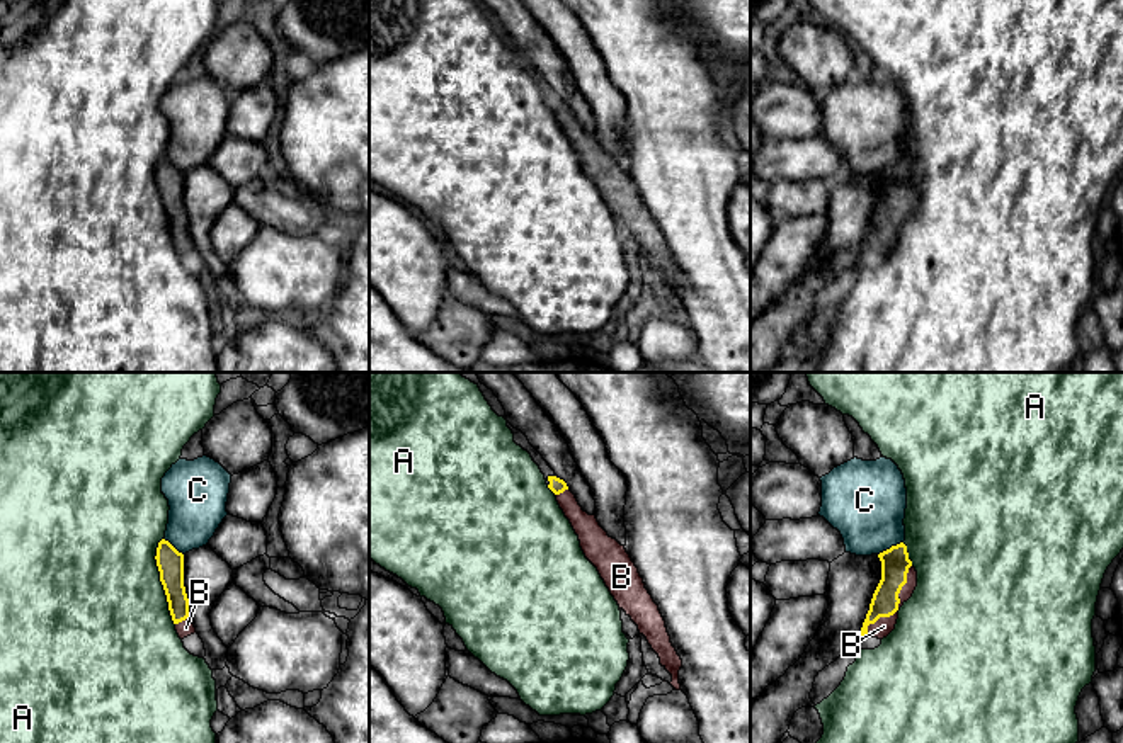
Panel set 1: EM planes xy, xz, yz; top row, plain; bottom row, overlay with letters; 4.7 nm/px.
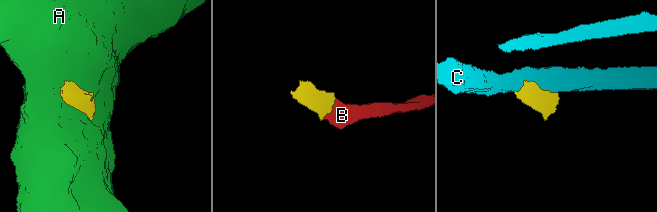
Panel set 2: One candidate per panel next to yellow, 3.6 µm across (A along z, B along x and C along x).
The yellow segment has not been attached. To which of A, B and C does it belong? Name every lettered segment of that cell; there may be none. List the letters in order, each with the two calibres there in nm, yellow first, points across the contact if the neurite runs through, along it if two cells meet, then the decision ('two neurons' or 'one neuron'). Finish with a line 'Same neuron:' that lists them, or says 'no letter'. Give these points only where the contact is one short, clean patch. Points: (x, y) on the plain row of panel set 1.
A: 130/500 nm | two neurons
B: 140/90 nm | across yz (895, 182), (897, 225), (883, 245) | one neuron
C: 140/380 nm | two neurons
Same neuron: B

